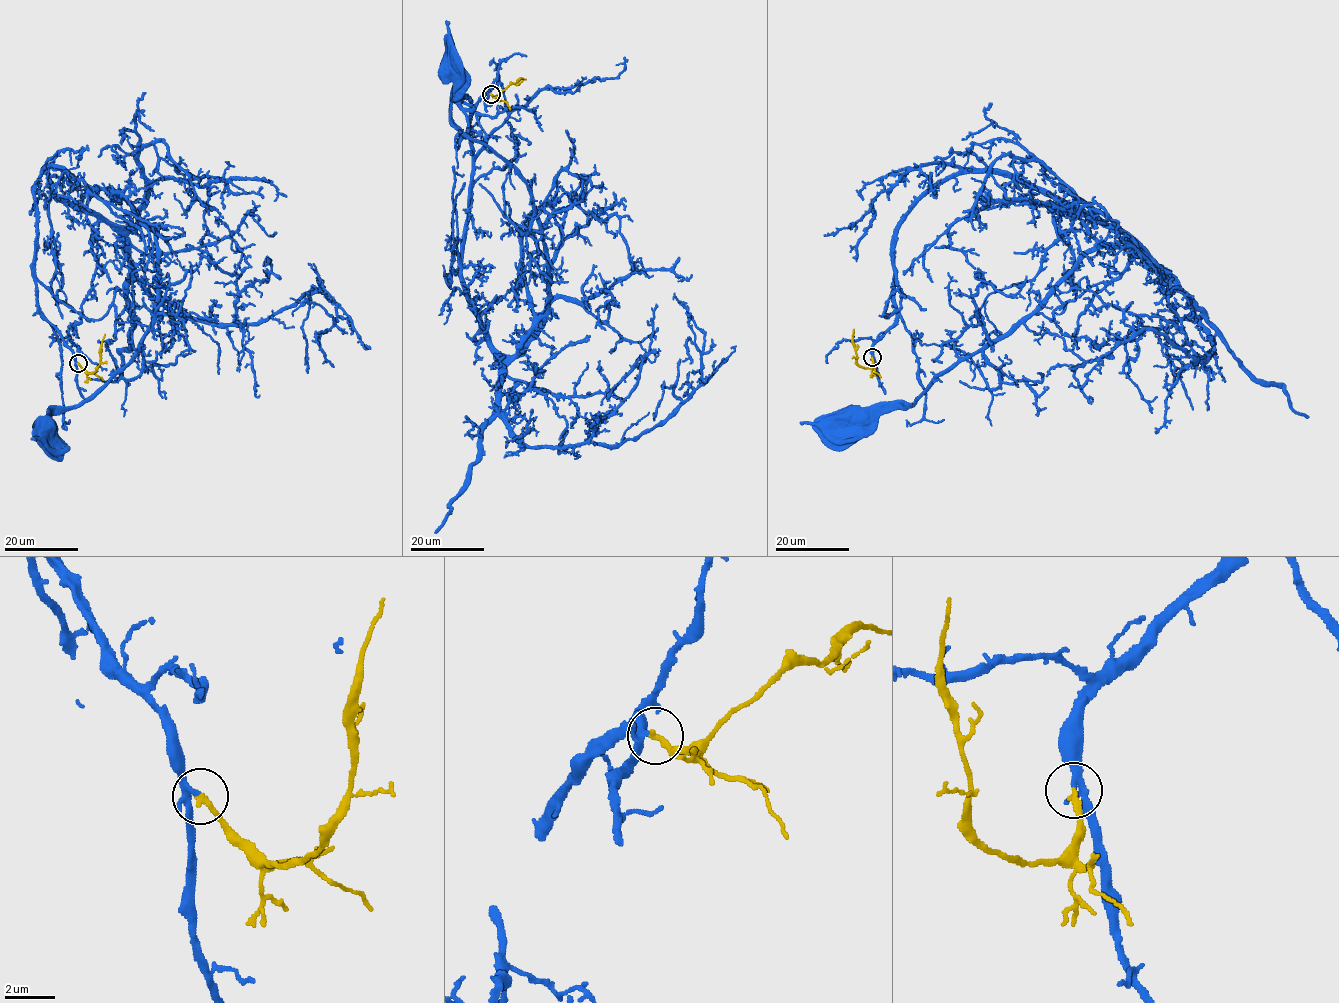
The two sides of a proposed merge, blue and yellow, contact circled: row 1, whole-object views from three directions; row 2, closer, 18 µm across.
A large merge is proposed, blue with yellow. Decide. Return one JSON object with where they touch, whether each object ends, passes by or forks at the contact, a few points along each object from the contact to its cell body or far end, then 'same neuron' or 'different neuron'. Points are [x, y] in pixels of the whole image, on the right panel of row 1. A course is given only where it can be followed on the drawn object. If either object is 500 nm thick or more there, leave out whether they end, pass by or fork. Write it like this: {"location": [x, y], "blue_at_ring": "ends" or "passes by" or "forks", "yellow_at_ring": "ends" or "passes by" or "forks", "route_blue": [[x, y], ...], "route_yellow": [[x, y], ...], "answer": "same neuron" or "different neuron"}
{"location": [872, 357], "blue_at_ring": "forks", "yellow_at_ring": "ends", "route_blue": [[872, 357], [897, 311], [893, 231], [958, 175], [1012, 173], [1140, 248], [1095, 246], [915, 403], [847, 423]], "route_yellow": [[872, 357], [869, 367], [857, 364], [854, 329]], "answer": "same neuron"}

